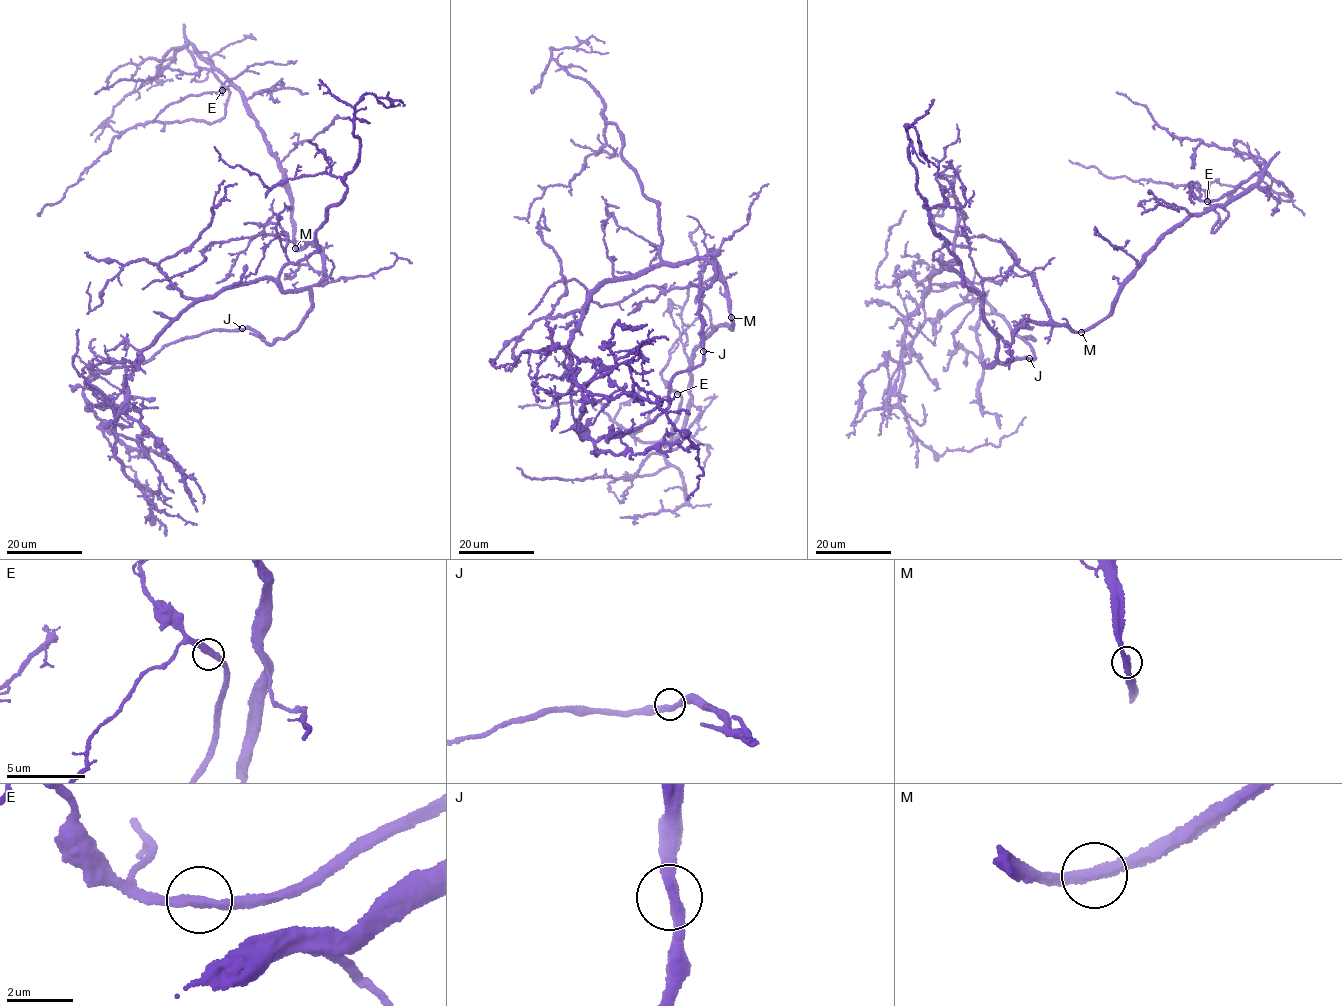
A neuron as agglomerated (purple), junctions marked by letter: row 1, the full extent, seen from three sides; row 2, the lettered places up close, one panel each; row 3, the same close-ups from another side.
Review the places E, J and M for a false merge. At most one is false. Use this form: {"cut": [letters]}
{"cut": []}

